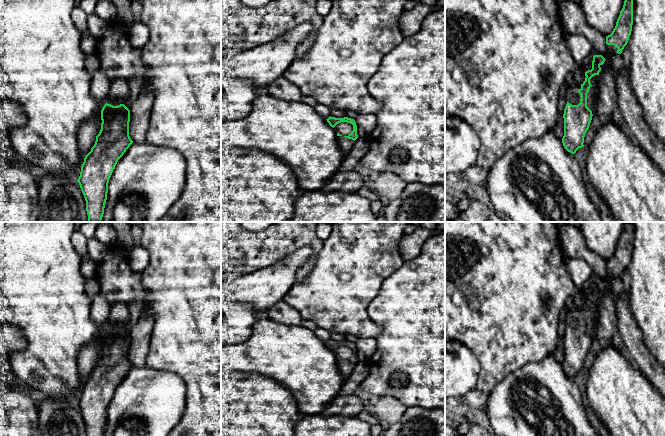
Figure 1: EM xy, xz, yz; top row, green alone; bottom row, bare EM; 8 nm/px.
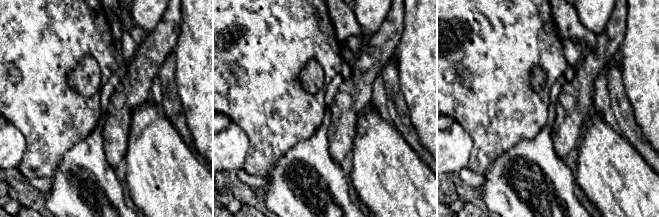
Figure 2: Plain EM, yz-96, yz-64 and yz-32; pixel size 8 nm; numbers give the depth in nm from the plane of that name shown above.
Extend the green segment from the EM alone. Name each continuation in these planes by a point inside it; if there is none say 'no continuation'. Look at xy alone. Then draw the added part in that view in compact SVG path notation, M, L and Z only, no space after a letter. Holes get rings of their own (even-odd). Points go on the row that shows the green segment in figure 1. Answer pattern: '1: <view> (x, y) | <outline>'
no continuation

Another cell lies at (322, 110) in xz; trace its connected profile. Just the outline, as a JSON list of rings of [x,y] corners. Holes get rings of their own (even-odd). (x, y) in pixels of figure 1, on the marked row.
[[[317,104],[314,107],[315,112],[320,115],[321,117],[323,117],[324,119],[328,119],[330,117],[330,109],[322,104]]]

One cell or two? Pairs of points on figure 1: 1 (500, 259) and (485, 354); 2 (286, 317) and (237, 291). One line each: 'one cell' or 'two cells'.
1: one cell
2: two cells

